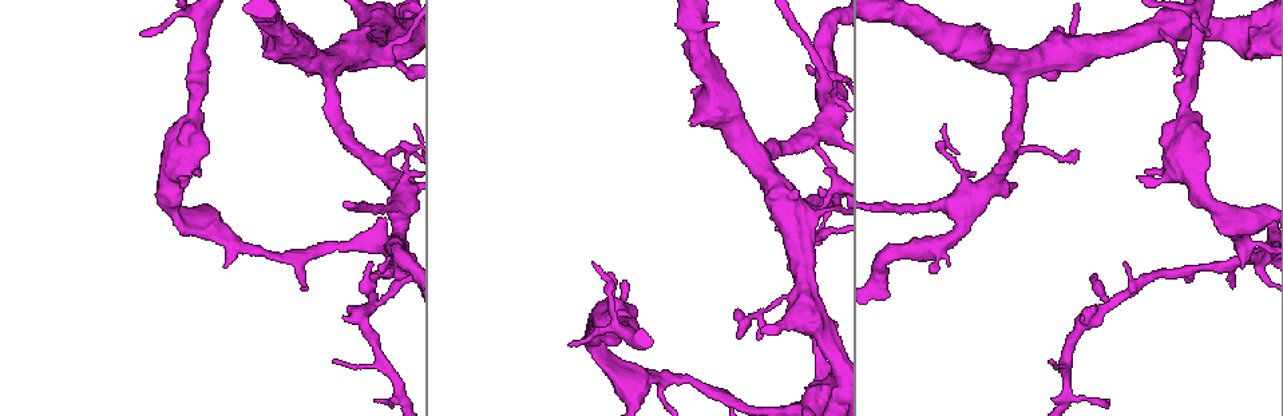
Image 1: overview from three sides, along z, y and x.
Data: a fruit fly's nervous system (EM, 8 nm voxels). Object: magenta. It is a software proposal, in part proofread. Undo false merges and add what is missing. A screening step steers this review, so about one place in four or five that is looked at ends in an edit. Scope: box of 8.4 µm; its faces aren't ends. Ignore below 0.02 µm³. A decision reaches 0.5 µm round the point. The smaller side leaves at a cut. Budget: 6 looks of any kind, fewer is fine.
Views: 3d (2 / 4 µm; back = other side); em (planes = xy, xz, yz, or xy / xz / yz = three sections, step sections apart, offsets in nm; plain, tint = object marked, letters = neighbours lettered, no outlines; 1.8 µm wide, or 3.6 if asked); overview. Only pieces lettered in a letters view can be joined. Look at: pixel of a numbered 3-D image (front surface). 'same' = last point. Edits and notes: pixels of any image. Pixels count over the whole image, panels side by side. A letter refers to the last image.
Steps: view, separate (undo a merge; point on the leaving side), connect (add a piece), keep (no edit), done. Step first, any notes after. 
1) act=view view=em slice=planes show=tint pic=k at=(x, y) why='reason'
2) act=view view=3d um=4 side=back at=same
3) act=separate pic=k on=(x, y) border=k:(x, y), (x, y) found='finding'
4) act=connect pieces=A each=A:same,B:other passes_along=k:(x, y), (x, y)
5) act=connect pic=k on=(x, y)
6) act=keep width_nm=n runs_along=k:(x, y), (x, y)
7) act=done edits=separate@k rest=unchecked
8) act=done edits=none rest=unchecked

act=view view=em um=3.6 slice=planes show=letters pic=1 at=(1076, 55) why='thin arm on a thick one'

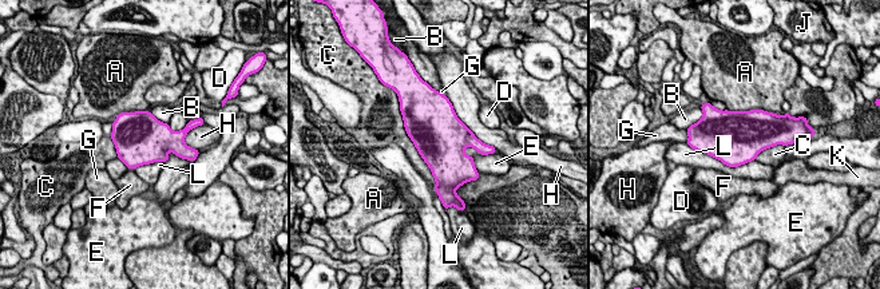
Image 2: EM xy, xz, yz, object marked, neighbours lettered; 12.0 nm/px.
act=keep longest_contact=C:950nm each=A:other,B:other,C:other,D:other,E:other,F:other,G:other,H:other,J:other,K:other,L:other found='all the same cell'

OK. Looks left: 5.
act=view view=em slice=planes show=tint pic=1 at=(1209, 35) why='thin end'

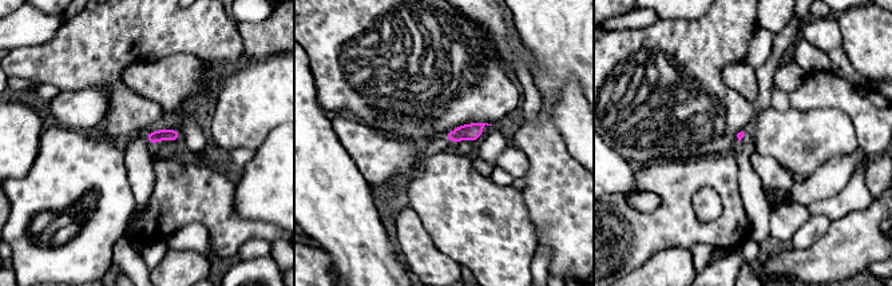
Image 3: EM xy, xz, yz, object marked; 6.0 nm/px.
act=view view=em slice=planes show=letters at=same

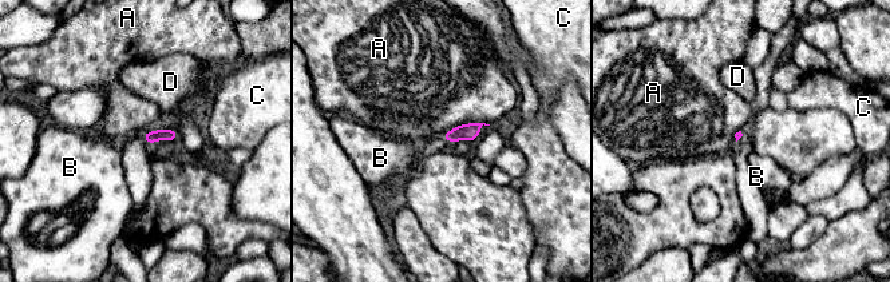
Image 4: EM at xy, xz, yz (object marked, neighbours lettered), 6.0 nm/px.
act=keep each=A:other,B:other,C:other,D:other border=4:(141, 135), (147, 143) found='no lettered piece goes on from it'

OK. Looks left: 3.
act=view view=em slice=planes show=letters pic=1 at=(661, 376) why='three-way junction'

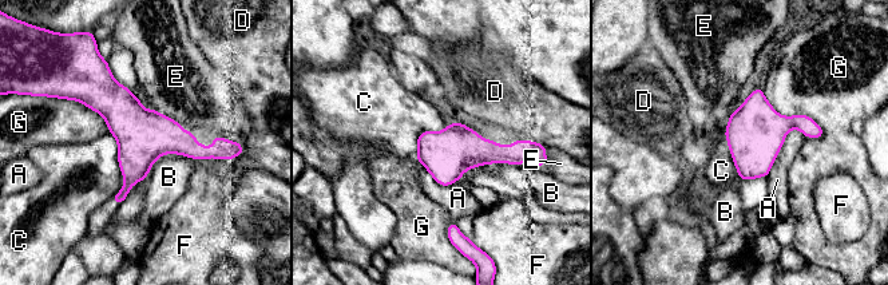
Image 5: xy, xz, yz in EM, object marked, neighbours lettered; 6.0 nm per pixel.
act=keep width_nm=300 each=A:other,B:other,C:other,D:other,E:other,F:other,G:other runs_along=5:(78, 97), (222, 150) found='continuous, no second cell'

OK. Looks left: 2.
act=done edits=none rest=unchecked

